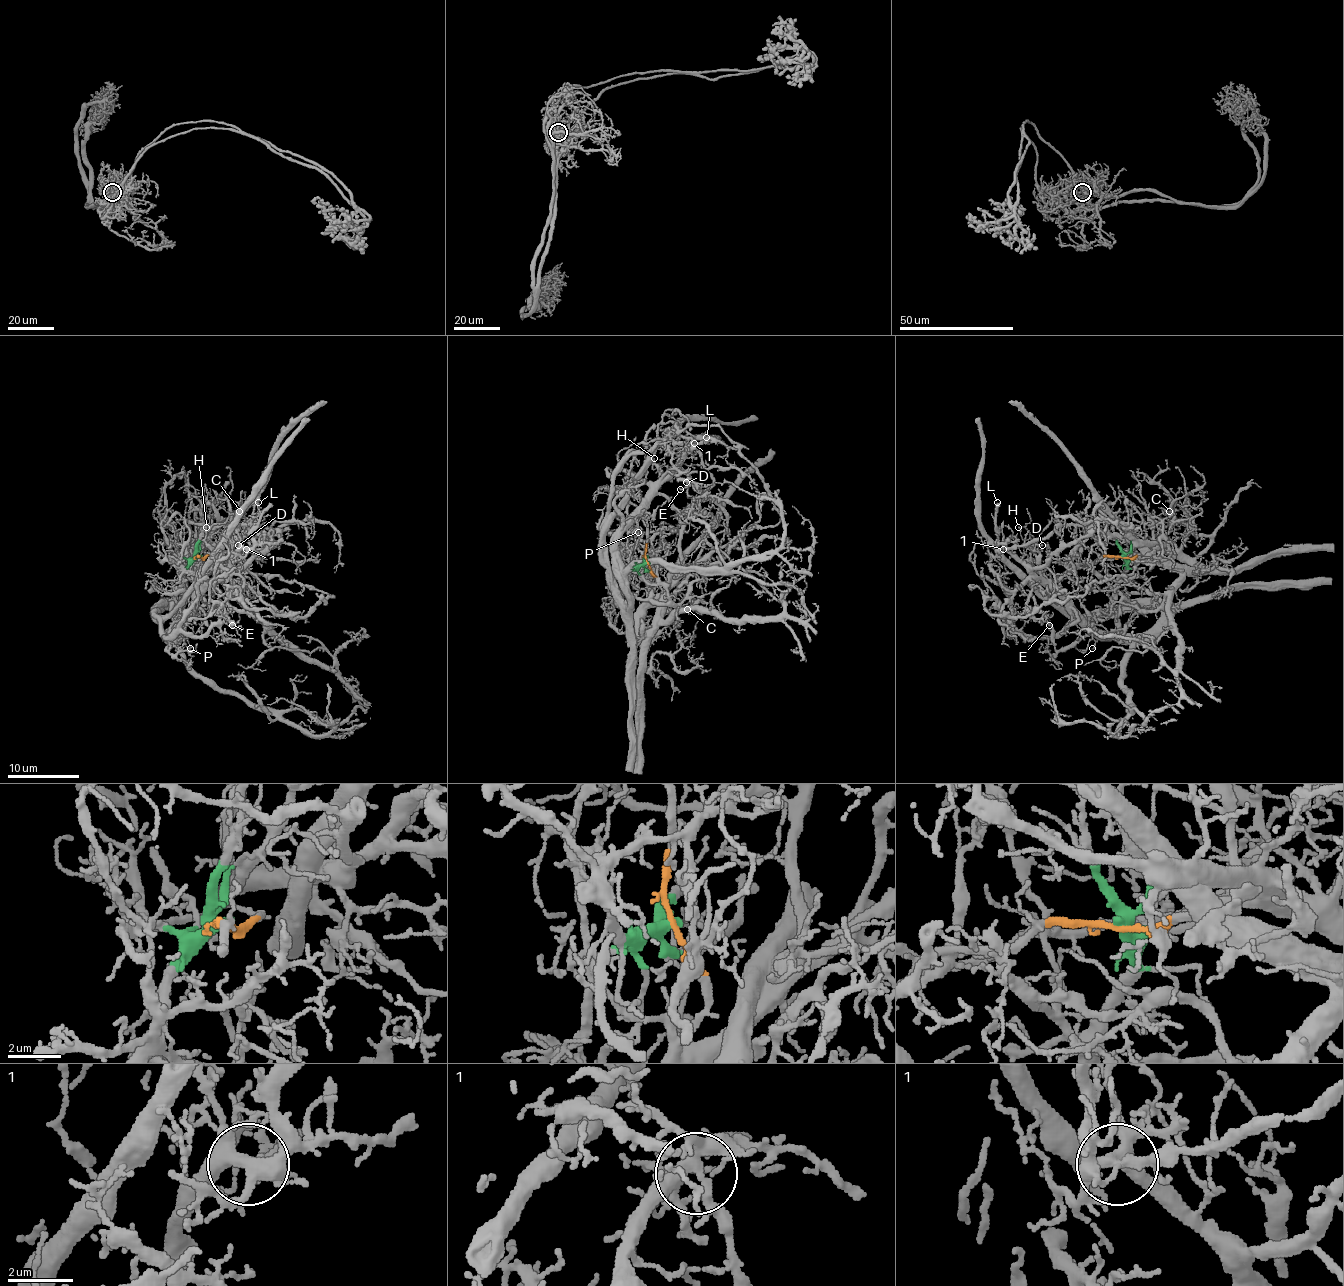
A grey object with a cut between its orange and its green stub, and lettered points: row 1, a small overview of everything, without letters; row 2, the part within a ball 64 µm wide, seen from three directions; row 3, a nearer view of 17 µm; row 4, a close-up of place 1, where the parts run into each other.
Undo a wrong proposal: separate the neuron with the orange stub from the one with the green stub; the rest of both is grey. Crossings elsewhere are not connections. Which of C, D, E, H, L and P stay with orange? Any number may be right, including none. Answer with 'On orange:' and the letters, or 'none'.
On orange: C

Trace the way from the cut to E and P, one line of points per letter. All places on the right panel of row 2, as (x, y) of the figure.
E: (1123, 556), (1125, 568), (1114, 595), (1114, 631), (1096, 631), (1039, 584), (1032, 592), (1036, 606), (1050, 626)
P: (1123, 556), (1125, 568), (1114, 595), (1114, 631), (1098, 631), (1091, 626), (1091, 638), (1095, 642), (1091, 649)

